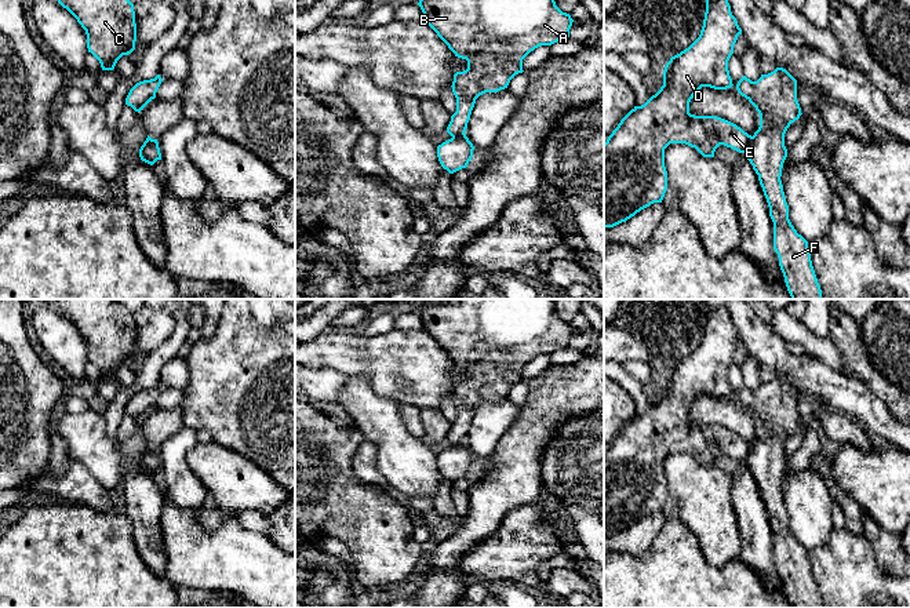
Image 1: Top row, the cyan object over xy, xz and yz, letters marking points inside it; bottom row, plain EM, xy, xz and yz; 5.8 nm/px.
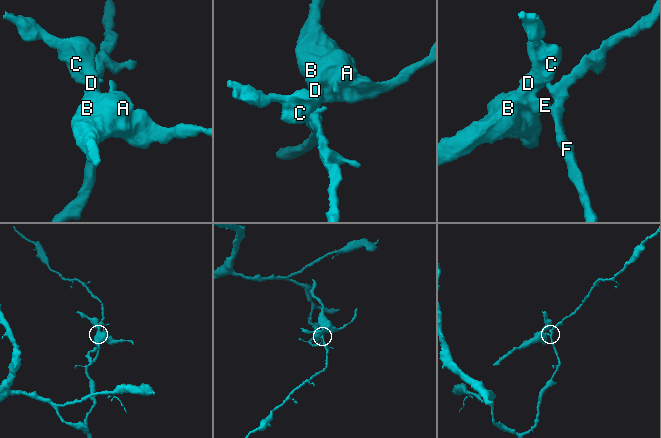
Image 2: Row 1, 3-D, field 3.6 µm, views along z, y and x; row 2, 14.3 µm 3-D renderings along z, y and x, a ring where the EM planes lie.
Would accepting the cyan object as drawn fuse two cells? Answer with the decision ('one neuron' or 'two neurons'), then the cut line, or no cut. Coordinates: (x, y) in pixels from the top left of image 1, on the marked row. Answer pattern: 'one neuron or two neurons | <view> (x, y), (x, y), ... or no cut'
two neurons | yz (752, 137), (750, 145), (743, 152)

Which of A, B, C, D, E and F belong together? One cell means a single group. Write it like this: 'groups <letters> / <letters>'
groups A B C D E / F

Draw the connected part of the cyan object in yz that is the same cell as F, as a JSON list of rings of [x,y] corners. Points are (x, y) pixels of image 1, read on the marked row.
[[[783,68],[761,74],[757,81],[743,76],[736,84],[760,114],[760,127],[745,152],[769,207],[774,222],[774,250],[791,299],[822,299],[808,241],[797,233],[789,219],[783,185],[780,181],[787,157],[785,134],[791,123],[800,119],[797,80]]]

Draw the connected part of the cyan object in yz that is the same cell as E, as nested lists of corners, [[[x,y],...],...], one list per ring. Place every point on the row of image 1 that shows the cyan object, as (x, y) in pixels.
[[[706,0],[706,12],[699,37],[684,51],[670,58],[663,70],[663,85],[644,105],[634,106],[618,124],[604,143],[604,227],[614,227],[626,222],[654,203],[662,203],[667,190],[667,171],[665,149],[670,143],[685,143],[695,148],[703,157],[714,157],[720,145],[745,153],[750,146],[751,135],[736,124],[717,116],[695,116],[689,113],[689,102],[702,87],[714,90],[731,88],[732,79],[728,61],[742,29],[731,12],[728,0]]]

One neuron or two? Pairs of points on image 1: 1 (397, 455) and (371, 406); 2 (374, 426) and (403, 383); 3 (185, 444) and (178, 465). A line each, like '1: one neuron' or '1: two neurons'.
1: one neuron
2: two neurons
3: one neuron

